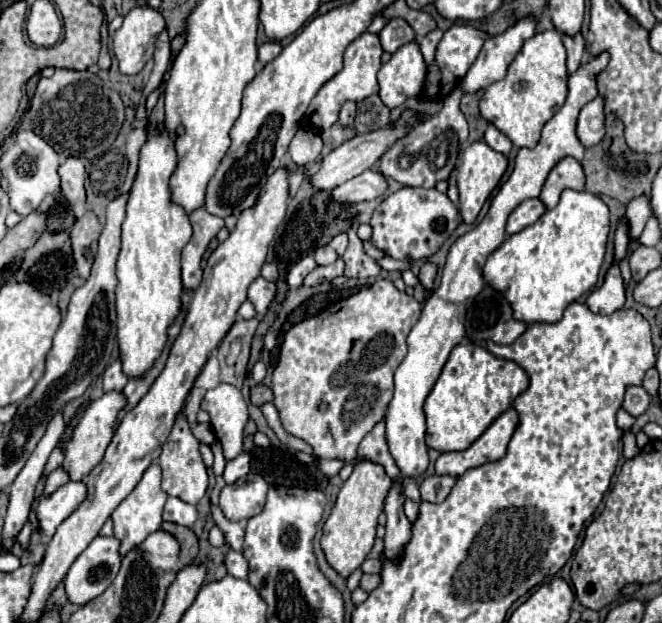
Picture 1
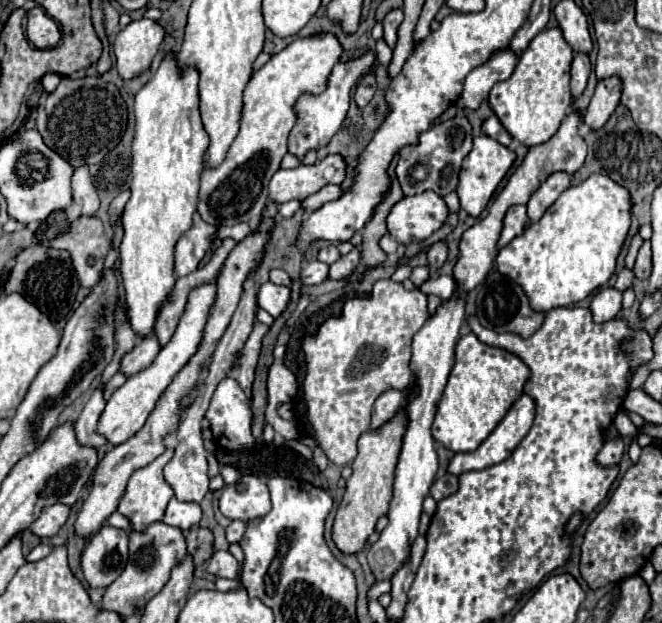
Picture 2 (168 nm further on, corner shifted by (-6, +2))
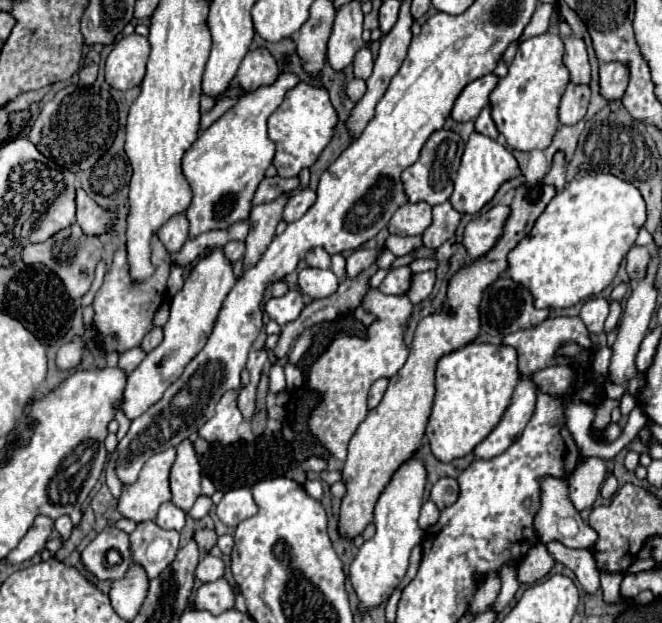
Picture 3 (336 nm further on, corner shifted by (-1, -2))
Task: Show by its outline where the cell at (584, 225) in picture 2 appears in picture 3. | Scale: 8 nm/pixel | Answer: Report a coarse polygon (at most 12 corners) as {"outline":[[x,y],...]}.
{"outline":[[579,171],[509,253],[537,309],[617,275],[645,223],[627,181]]}

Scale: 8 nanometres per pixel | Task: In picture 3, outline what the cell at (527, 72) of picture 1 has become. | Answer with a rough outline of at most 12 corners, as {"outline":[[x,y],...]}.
{"outline":[[525,39],[491,91],[511,149],[547,149],[569,83],[563,41]]}

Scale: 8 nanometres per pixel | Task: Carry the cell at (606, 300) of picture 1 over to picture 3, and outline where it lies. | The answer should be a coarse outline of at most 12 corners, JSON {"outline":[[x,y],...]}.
{"outline":[[603,297],[583,303],[579,313],[589,333],[601,333],[609,313]]}

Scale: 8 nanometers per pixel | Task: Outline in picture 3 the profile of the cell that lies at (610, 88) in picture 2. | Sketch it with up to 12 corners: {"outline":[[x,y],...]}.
{"outline":[[603,63],[601,95],[621,99],[629,69],[623,63]]}

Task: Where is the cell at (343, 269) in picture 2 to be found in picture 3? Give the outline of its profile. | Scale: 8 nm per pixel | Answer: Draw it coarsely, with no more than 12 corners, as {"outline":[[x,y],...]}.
{"outline":[[355,249],[347,257],[345,279],[357,277],[373,261],[379,249]]}

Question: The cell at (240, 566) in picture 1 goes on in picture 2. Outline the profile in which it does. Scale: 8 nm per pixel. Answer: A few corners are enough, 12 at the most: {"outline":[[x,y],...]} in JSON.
{"outline":[[216,551],[208,573],[236,579],[238,561],[230,551]]}

